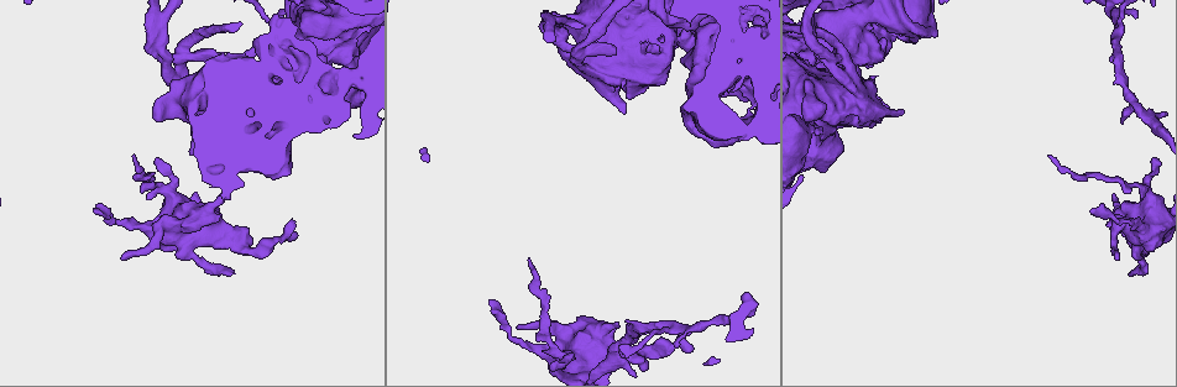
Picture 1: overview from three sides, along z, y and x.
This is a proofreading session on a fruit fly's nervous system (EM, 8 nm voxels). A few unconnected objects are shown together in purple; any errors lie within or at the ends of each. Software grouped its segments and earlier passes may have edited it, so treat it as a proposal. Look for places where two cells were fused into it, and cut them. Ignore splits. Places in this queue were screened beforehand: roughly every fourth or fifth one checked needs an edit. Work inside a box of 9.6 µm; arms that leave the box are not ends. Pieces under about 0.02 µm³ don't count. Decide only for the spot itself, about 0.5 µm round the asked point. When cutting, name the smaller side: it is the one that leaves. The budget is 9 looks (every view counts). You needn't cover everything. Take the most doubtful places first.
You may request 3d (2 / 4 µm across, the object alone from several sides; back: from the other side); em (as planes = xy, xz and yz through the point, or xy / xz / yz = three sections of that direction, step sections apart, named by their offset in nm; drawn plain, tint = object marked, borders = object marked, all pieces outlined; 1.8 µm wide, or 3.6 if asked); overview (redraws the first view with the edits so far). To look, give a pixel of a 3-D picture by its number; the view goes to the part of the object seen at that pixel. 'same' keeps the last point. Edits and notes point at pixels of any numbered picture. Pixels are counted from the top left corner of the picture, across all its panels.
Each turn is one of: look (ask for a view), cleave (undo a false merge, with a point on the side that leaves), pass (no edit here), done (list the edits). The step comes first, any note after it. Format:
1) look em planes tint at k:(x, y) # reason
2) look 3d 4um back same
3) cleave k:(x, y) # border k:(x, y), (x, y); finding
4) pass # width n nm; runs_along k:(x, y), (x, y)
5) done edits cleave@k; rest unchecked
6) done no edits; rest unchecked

look em 3.6um planes plain at 1:(348, 47)

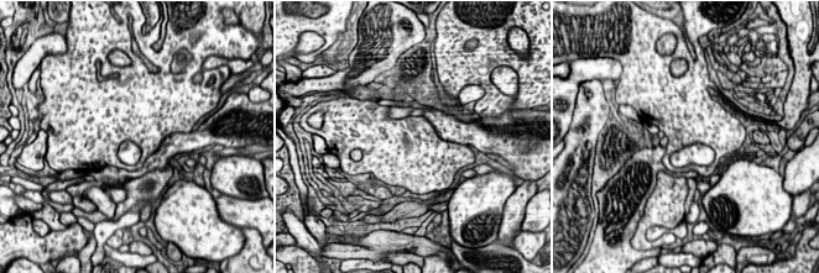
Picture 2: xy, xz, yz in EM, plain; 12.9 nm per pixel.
look em 3.6um planes tint same # where the object lies

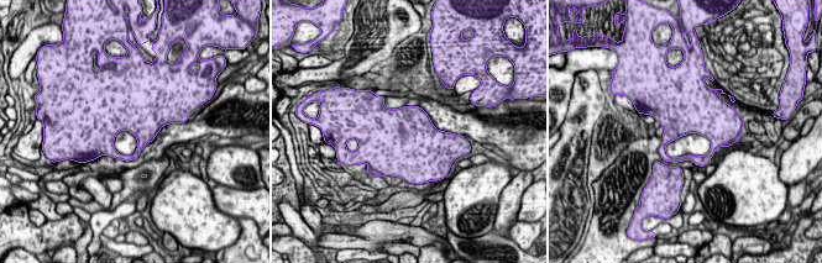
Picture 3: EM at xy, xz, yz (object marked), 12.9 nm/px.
pass # one cell here

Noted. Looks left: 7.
look em xz step 16 tint at 1:(157, 34) # three-way junction

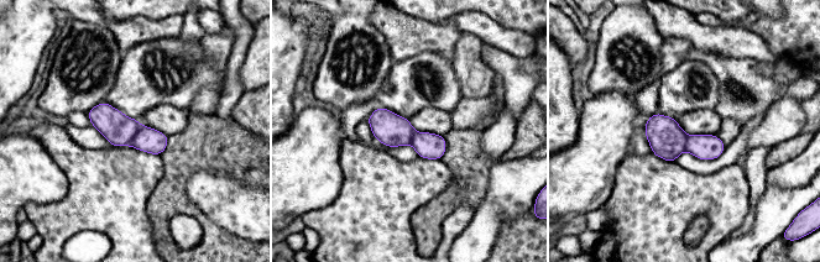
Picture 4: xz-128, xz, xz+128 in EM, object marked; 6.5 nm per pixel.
look em planes borders same

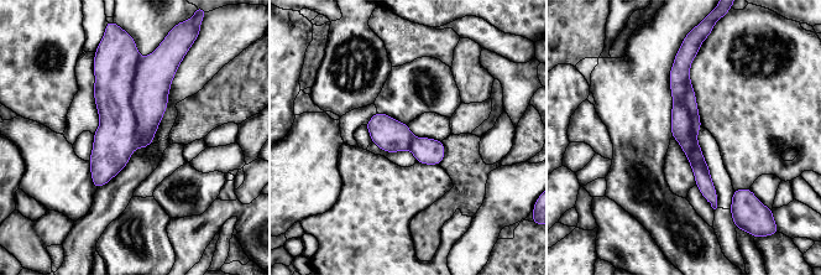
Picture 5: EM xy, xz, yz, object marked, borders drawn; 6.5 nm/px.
pass # runs_along 5:(679, 63), (685, 134), (714, 203); continuous, no second cell

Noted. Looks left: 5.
look em planes plain at 1:(669, 42) # sharp bend

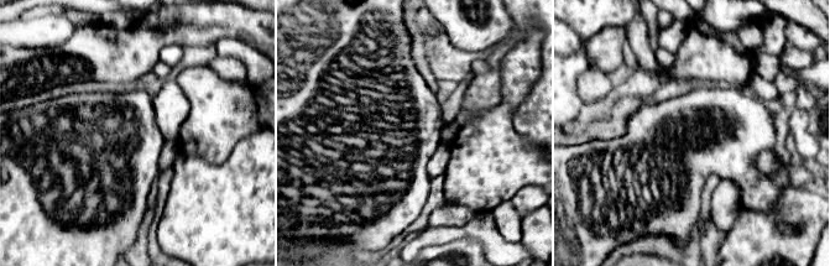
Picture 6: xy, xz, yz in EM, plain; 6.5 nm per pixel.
look em planes tint same # with the object marked

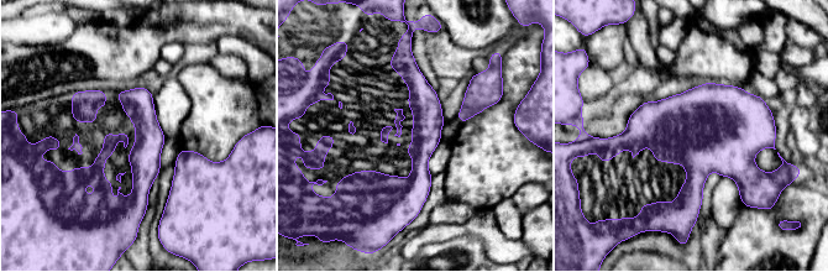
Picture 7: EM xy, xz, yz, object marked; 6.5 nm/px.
pass # width 200 nm; runs_along 7:(409, 59), (423, 98), (418, 208); all the same cell

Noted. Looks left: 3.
look em xy step 4 tint at 1:(585, 67) # sharp bend

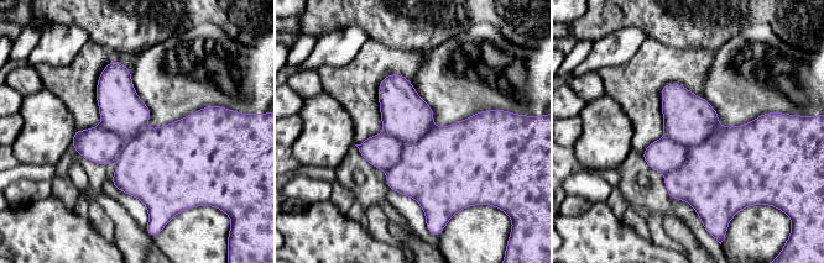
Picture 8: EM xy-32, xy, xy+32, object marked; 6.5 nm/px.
look em planes borders same

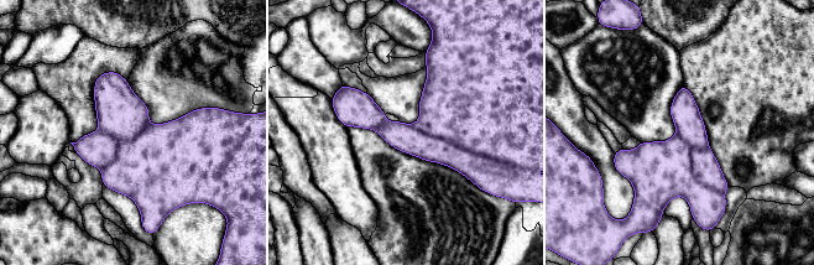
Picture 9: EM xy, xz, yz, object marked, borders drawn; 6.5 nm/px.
cleave 9:(478, 169) # border 9:(412, 125), (488, 157); a second cell is stuck on

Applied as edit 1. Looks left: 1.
done edits cleave@9; rest unchecked

